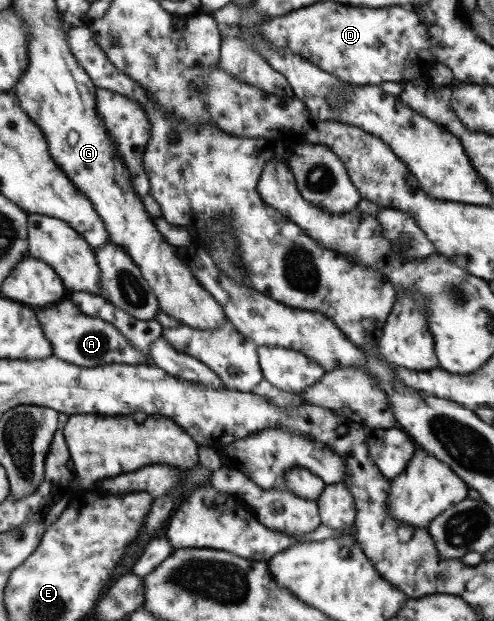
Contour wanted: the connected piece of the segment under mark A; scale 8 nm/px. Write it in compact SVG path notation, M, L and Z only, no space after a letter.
M68 298L40 308L36 317L44 338L50 344L52 356L61 361L86 368L105 364L140 365L146 361L111 323L84 315Z

